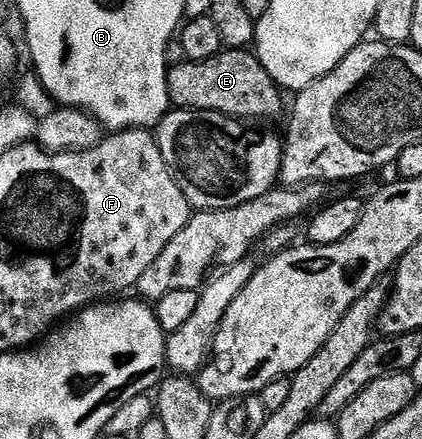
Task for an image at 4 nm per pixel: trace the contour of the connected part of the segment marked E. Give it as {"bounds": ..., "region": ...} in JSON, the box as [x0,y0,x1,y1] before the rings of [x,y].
{"bounds":[168,49,285,123],"region":[[[224,49],[216,57],[205,61],[181,60],[181,65],[173,64],[168,71],[168,100],[177,109],[197,109],[198,111],[214,111],[236,121],[251,123],[251,121],[272,121],[280,112],[285,112],[285,94],[276,80],[262,67],[255,52],[248,49]]]}

